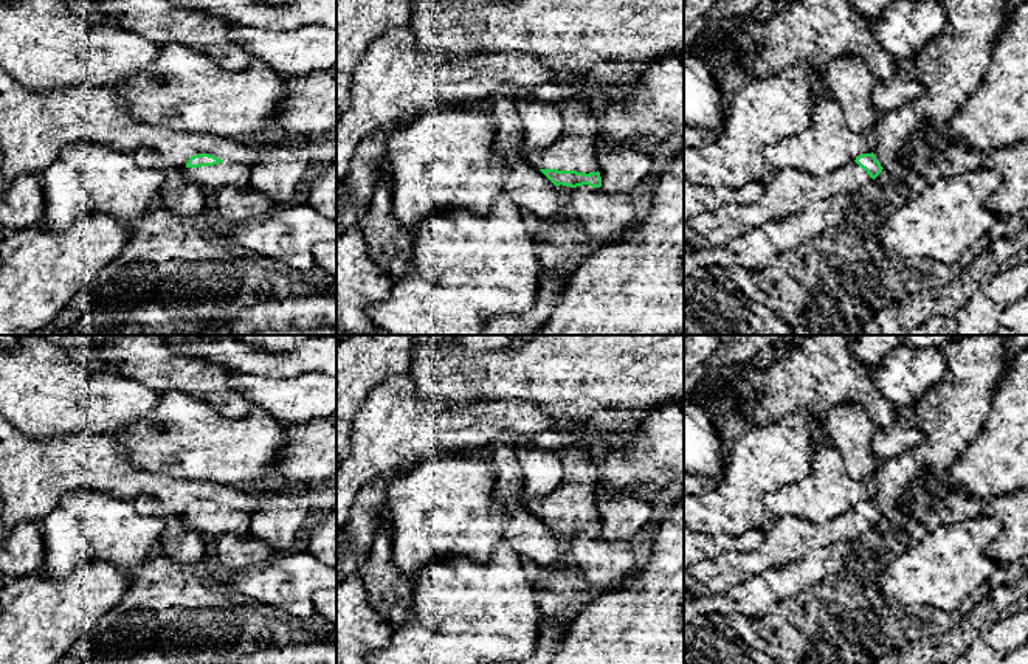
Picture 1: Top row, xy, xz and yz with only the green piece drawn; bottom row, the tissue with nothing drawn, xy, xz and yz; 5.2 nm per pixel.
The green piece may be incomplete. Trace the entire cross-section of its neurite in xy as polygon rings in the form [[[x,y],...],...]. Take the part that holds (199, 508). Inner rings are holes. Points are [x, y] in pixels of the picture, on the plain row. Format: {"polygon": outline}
{"polygon": [[[209,501],[191,504],[183,521],[209,541],[222,534],[233,534],[236,537],[247,537],[251,534],[250,514],[228,510]]]}

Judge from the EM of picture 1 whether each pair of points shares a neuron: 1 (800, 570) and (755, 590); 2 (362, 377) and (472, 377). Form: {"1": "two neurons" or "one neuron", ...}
{"1": "one neuron", "2": "two neurons"}

